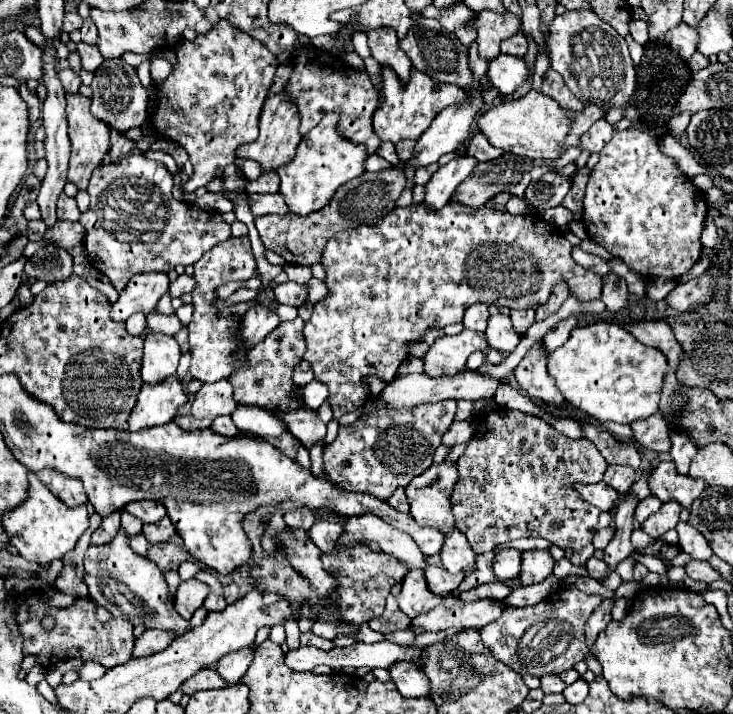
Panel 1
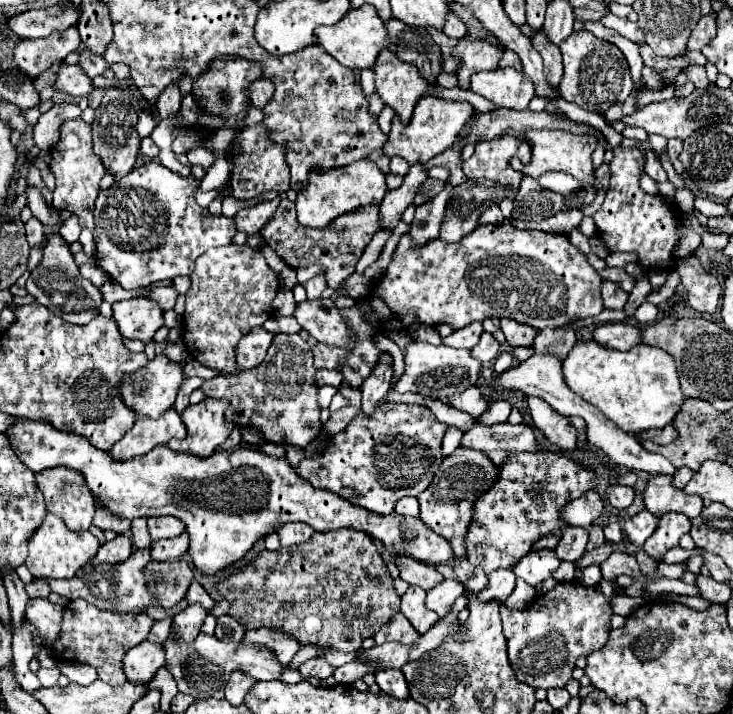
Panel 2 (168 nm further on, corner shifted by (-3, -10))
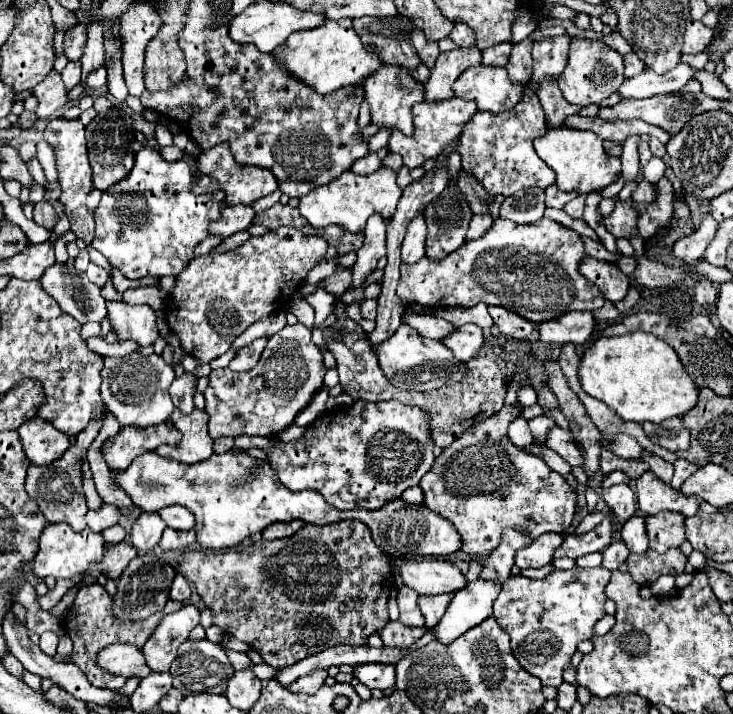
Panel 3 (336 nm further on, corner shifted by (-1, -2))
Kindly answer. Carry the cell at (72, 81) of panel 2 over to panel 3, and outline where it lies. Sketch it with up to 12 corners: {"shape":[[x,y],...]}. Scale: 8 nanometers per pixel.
{"shape":[[60,72],[34,88],[40,118],[56,114],[68,102],[70,90]]}

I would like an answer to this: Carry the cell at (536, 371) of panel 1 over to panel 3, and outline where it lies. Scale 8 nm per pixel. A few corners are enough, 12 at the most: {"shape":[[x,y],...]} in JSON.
{"shape":[[552,426],[546,446],[570,466],[582,466],[582,452],[570,430]]}

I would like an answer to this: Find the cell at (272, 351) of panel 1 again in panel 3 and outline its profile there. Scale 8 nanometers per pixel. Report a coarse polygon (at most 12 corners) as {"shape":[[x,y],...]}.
{"shape":[[302,324],[210,372],[210,436],[278,436],[322,388]]}

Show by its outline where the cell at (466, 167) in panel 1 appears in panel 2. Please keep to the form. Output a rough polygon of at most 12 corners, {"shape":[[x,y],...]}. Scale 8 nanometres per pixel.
{"shape":[[450,184],[434,202],[416,208],[408,232],[414,246],[438,238]]}

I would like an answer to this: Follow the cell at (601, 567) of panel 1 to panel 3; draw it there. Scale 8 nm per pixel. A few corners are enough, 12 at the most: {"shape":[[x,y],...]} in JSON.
{"shape":[[592,552],[576,560],[580,568],[602,564],[602,552]]}

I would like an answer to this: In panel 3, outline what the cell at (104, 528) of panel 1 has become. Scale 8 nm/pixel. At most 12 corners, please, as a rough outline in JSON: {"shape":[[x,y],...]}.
{"shape":[[128,542],[106,544],[94,570],[120,578],[136,548]]}

